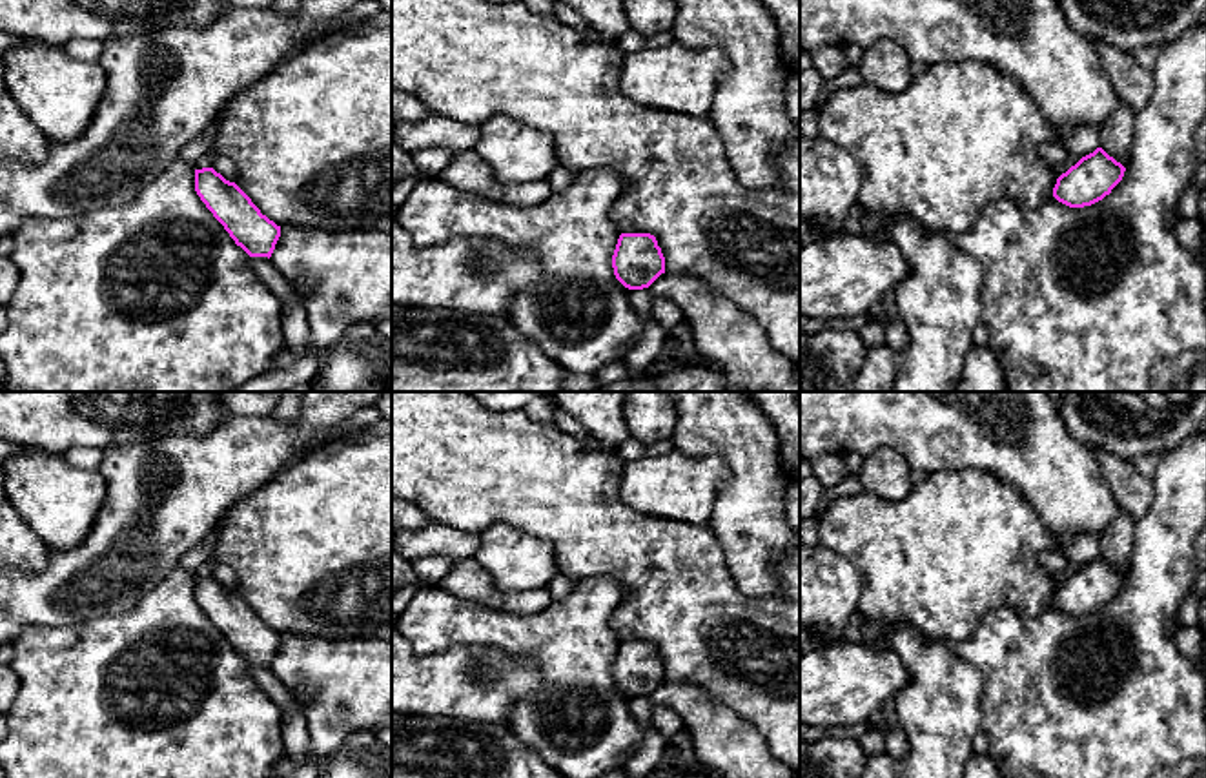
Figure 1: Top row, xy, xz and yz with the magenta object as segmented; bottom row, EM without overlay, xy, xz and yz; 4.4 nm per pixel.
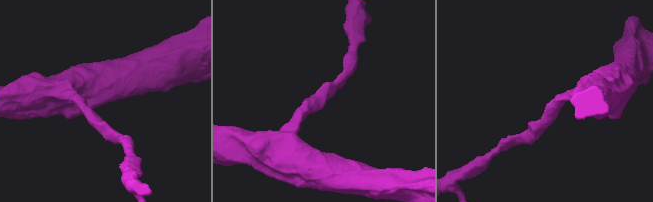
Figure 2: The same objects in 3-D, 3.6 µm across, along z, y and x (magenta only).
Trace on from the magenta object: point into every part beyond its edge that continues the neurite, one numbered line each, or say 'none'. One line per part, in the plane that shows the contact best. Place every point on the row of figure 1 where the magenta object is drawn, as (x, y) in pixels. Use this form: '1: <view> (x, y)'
none

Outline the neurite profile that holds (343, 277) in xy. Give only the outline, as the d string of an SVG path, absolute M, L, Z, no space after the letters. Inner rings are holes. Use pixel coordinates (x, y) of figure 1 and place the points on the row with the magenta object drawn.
M282 226L270 261L302 299L310 352L322 353L344 343L346 330L355 322L377 324L392 317L392 235L384 231Z

